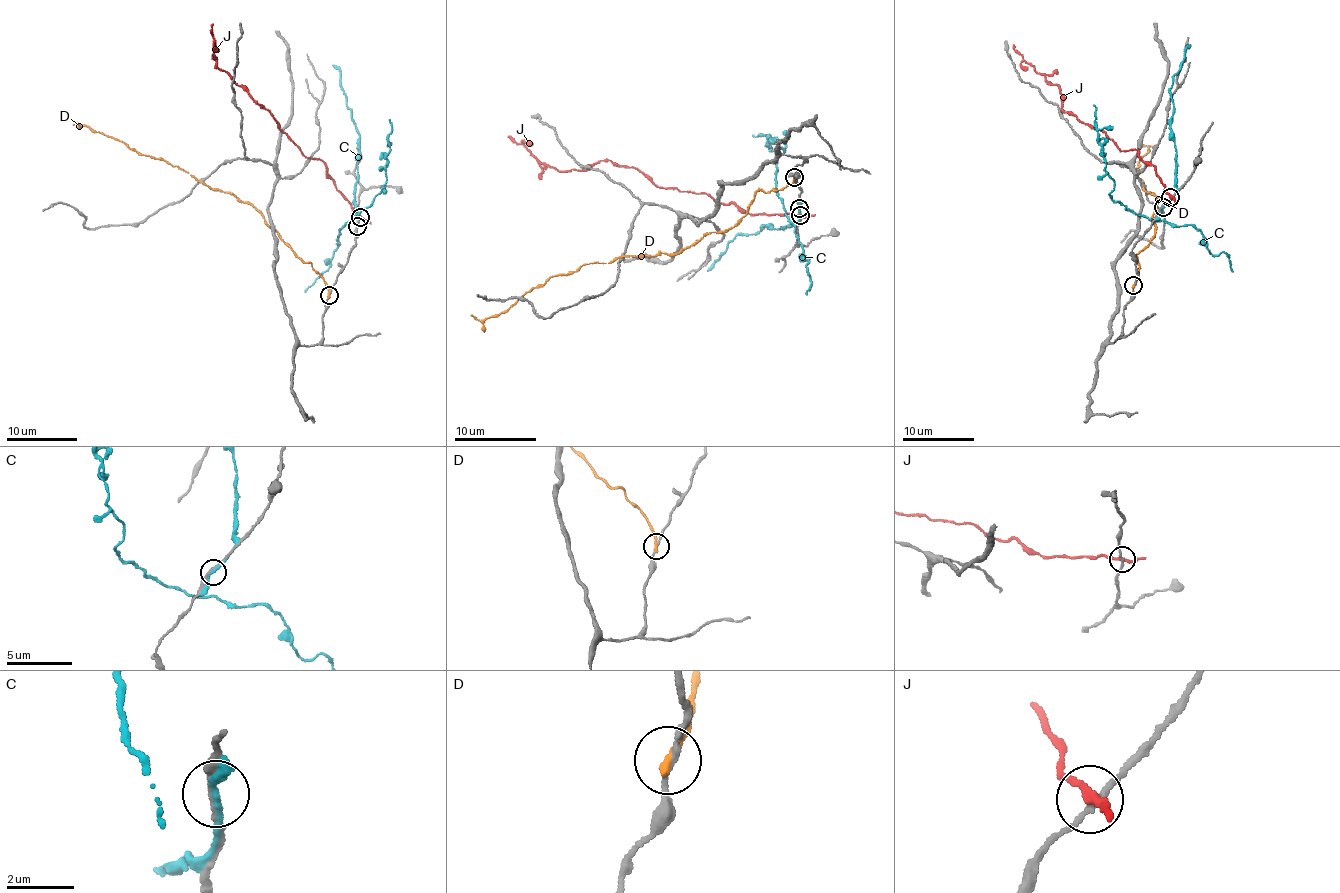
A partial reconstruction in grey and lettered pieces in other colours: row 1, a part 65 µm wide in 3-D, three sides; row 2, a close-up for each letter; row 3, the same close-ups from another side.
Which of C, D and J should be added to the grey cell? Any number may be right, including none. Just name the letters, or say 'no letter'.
no letter

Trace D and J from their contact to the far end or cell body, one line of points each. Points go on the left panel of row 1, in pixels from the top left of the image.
D: (329, 295), (323, 278), (248, 203), (228, 192), (210, 189), (160, 158), (146, 156), (82, 124), (72, 125)
J: (359, 217), (322, 160), (305, 158), (272, 115), (218, 69), (213, 23)

